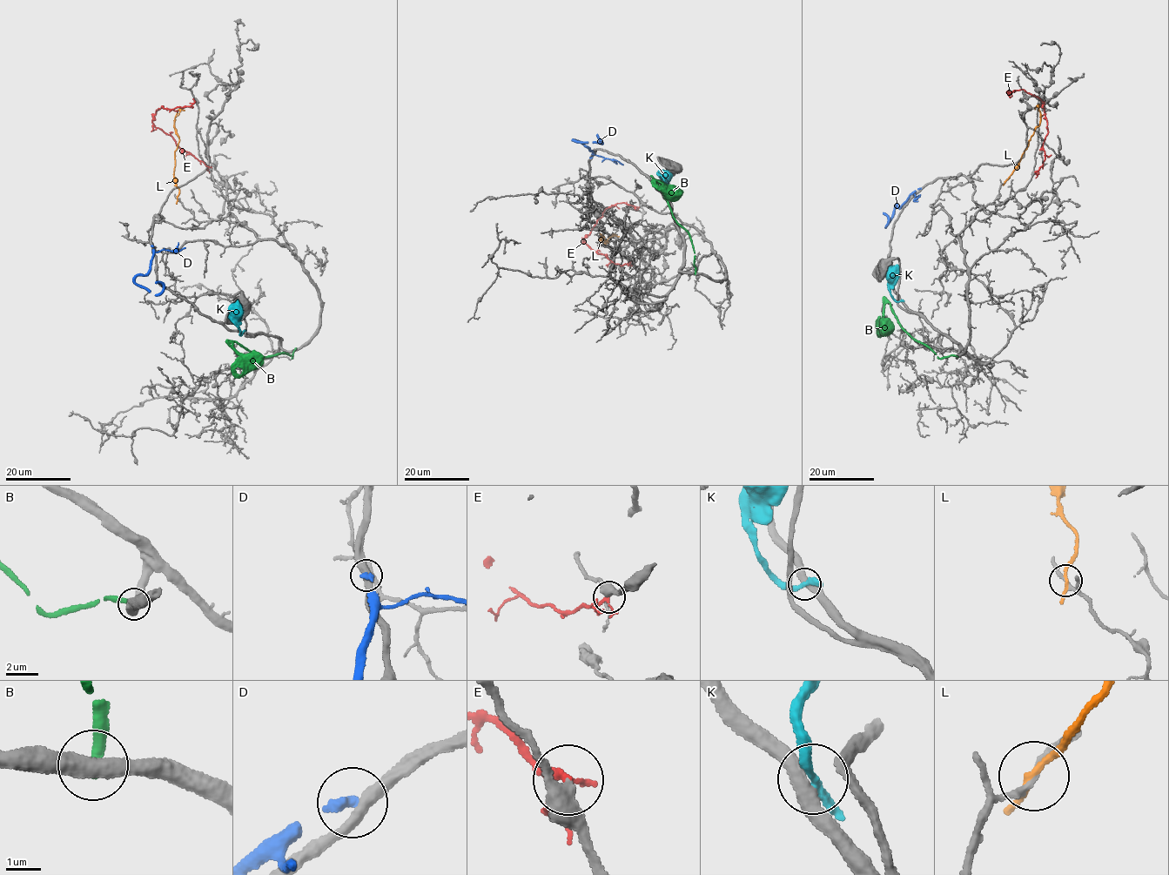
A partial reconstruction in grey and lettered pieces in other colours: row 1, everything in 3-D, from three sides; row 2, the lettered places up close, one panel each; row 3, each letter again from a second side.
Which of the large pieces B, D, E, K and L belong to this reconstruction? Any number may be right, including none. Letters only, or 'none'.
E

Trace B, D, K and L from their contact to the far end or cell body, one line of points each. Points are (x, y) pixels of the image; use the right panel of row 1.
B: (957, 356), (939, 358), (929, 347), (910, 338), (888, 303), (885, 304), (878, 322), (878, 336)
D: (921, 189), (910, 195), (903, 205), (898, 207), (896, 205), (887, 226), (883, 212)
K: (900, 300), (895, 299), (890, 288), (897, 273), (896, 265)
L: (1005, 182), (1040, 122), (1038, 105), (1034, 109)

